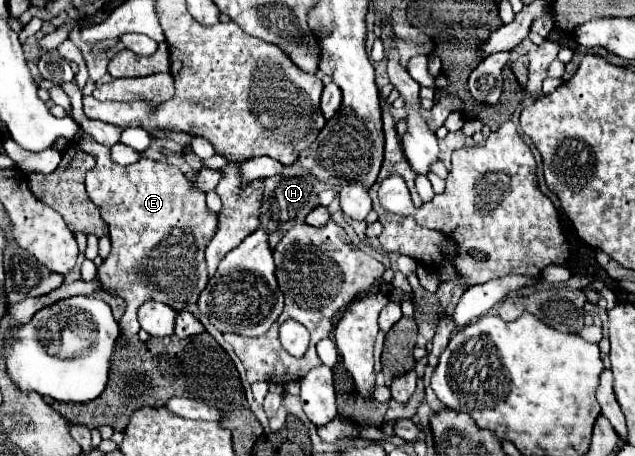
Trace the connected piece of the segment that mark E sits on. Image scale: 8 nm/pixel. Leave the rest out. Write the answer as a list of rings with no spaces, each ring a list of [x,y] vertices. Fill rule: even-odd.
[[[79,131],[73,139],[85,153],[91,153],[95,157],[95,167],[87,173],[85,187],[91,197],[91,201],[99,207],[101,219],[109,227],[109,239],[111,239],[111,253],[97,269],[97,281],[101,287],[115,297],[121,297],[127,303],[127,309],[119,321],[123,335],[137,335],[139,333],[139,321],[137,321],[137,309],[145,301],[161,301],[169,305],[175,311],[187,309],[191,303],[197,303],[199,293],[205,289],[209,277],[207,277],[207,265],[205,265],[205,247],[215,235],[217,229],[217,215],[211,215],[205,205],[205,195],[197,189],[193,189],[191,181],[169,163],[159,163],[151,159],[139,159],[137,163],[129,167],[119,167],[109,159],[109,147],[97,143],[91,135],[85,131]]]

